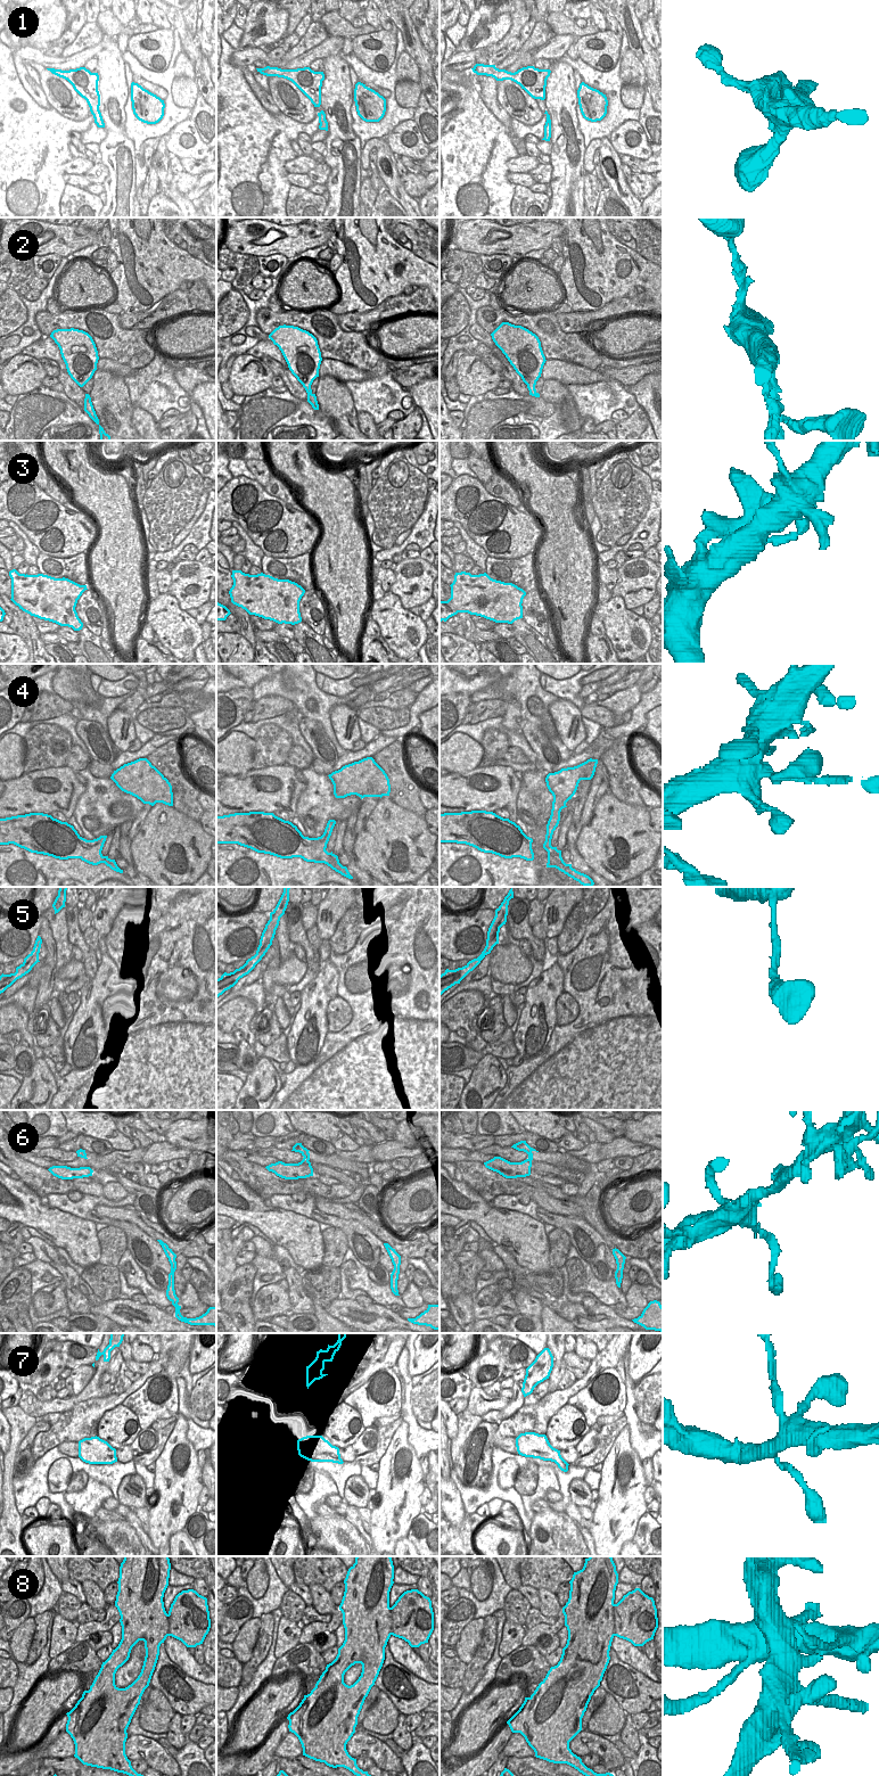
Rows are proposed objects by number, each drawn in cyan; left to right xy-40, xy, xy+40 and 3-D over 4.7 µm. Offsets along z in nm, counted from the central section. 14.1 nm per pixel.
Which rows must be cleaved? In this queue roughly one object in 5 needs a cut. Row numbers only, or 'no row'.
6

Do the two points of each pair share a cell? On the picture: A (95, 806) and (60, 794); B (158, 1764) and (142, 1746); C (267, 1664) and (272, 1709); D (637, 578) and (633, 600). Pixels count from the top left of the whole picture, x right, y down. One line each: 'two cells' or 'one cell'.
A: two cells
B: one cell
C: two cells
D: one cell

